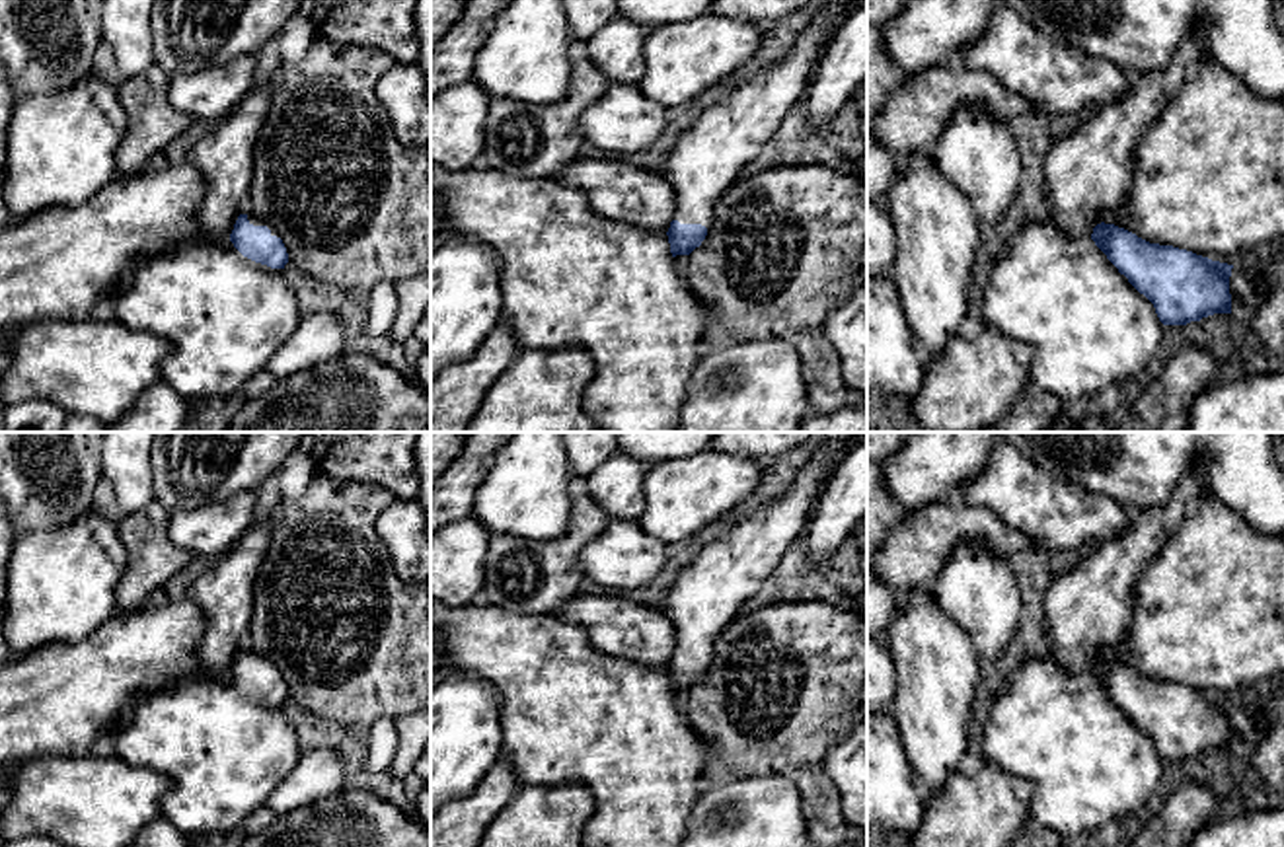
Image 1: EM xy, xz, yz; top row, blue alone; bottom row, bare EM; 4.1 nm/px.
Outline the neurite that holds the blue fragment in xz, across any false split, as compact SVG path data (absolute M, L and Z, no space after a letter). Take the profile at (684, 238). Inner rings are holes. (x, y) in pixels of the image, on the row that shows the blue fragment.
M848 0L836 18L820 10L783 58L738 84L680 132L659 173L676 195L666 232L672 257L690 255L701 245L713 226L717 201L740 177L742 167L762 154L789 109L807 93L838 25L861 2Z

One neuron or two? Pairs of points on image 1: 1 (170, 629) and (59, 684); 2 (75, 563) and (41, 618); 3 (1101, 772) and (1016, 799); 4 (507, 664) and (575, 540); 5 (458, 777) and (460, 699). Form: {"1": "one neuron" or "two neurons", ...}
{"1": "one neuron", "2": "one neuron", "3": "two neurons", "4": "two neurons", "5": "one neuron"}

